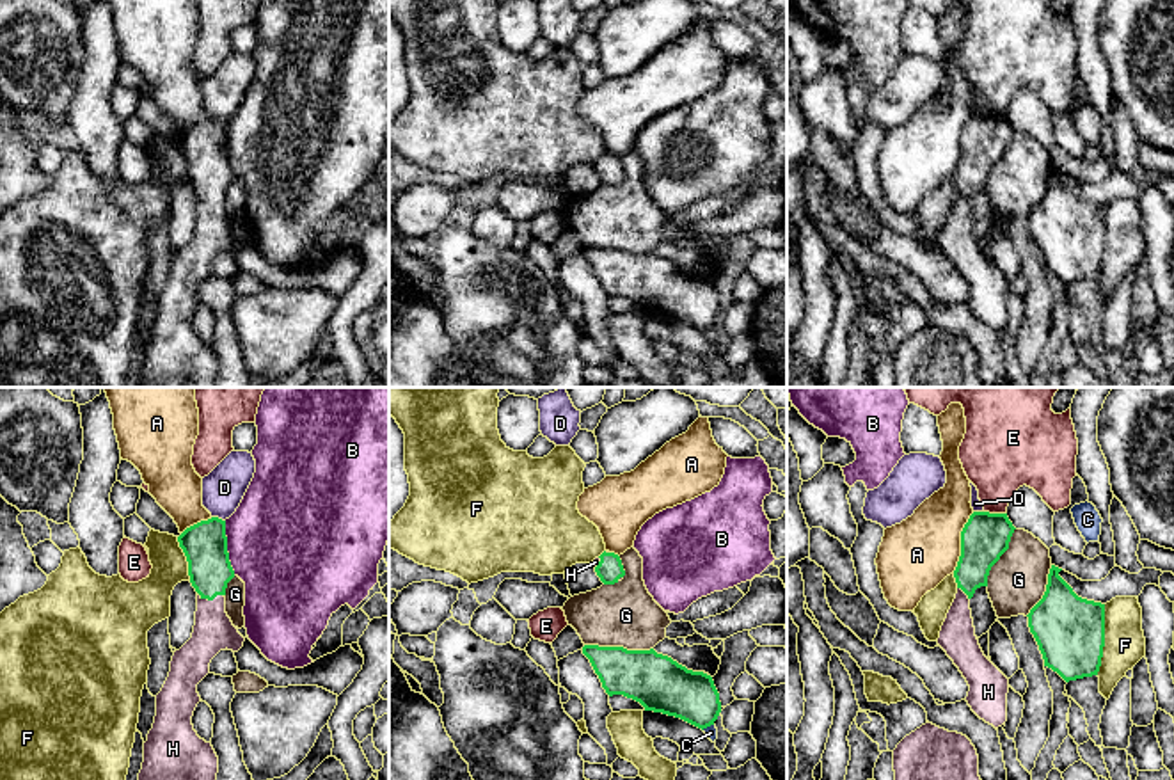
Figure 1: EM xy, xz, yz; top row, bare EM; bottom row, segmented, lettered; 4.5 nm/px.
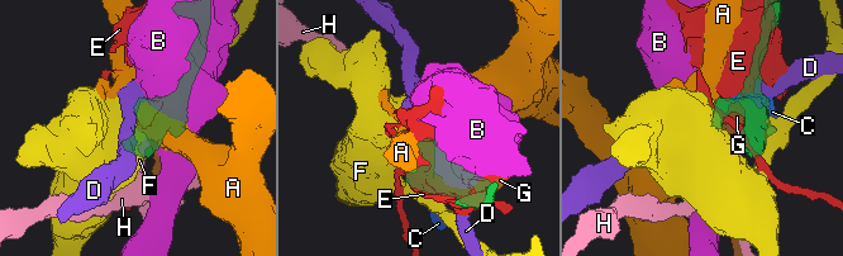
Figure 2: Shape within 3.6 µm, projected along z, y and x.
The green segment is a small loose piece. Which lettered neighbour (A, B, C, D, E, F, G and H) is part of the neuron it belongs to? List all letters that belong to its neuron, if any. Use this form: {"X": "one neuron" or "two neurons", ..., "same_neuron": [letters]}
{"A": "two neurons", "B": "two neurons", "C": "two neurons", "D": "two neurons", "E": "two neurons", "F": "two neurons", "G": "two neurons", "H": "one neuron", "same_neuron": ["H"]}

